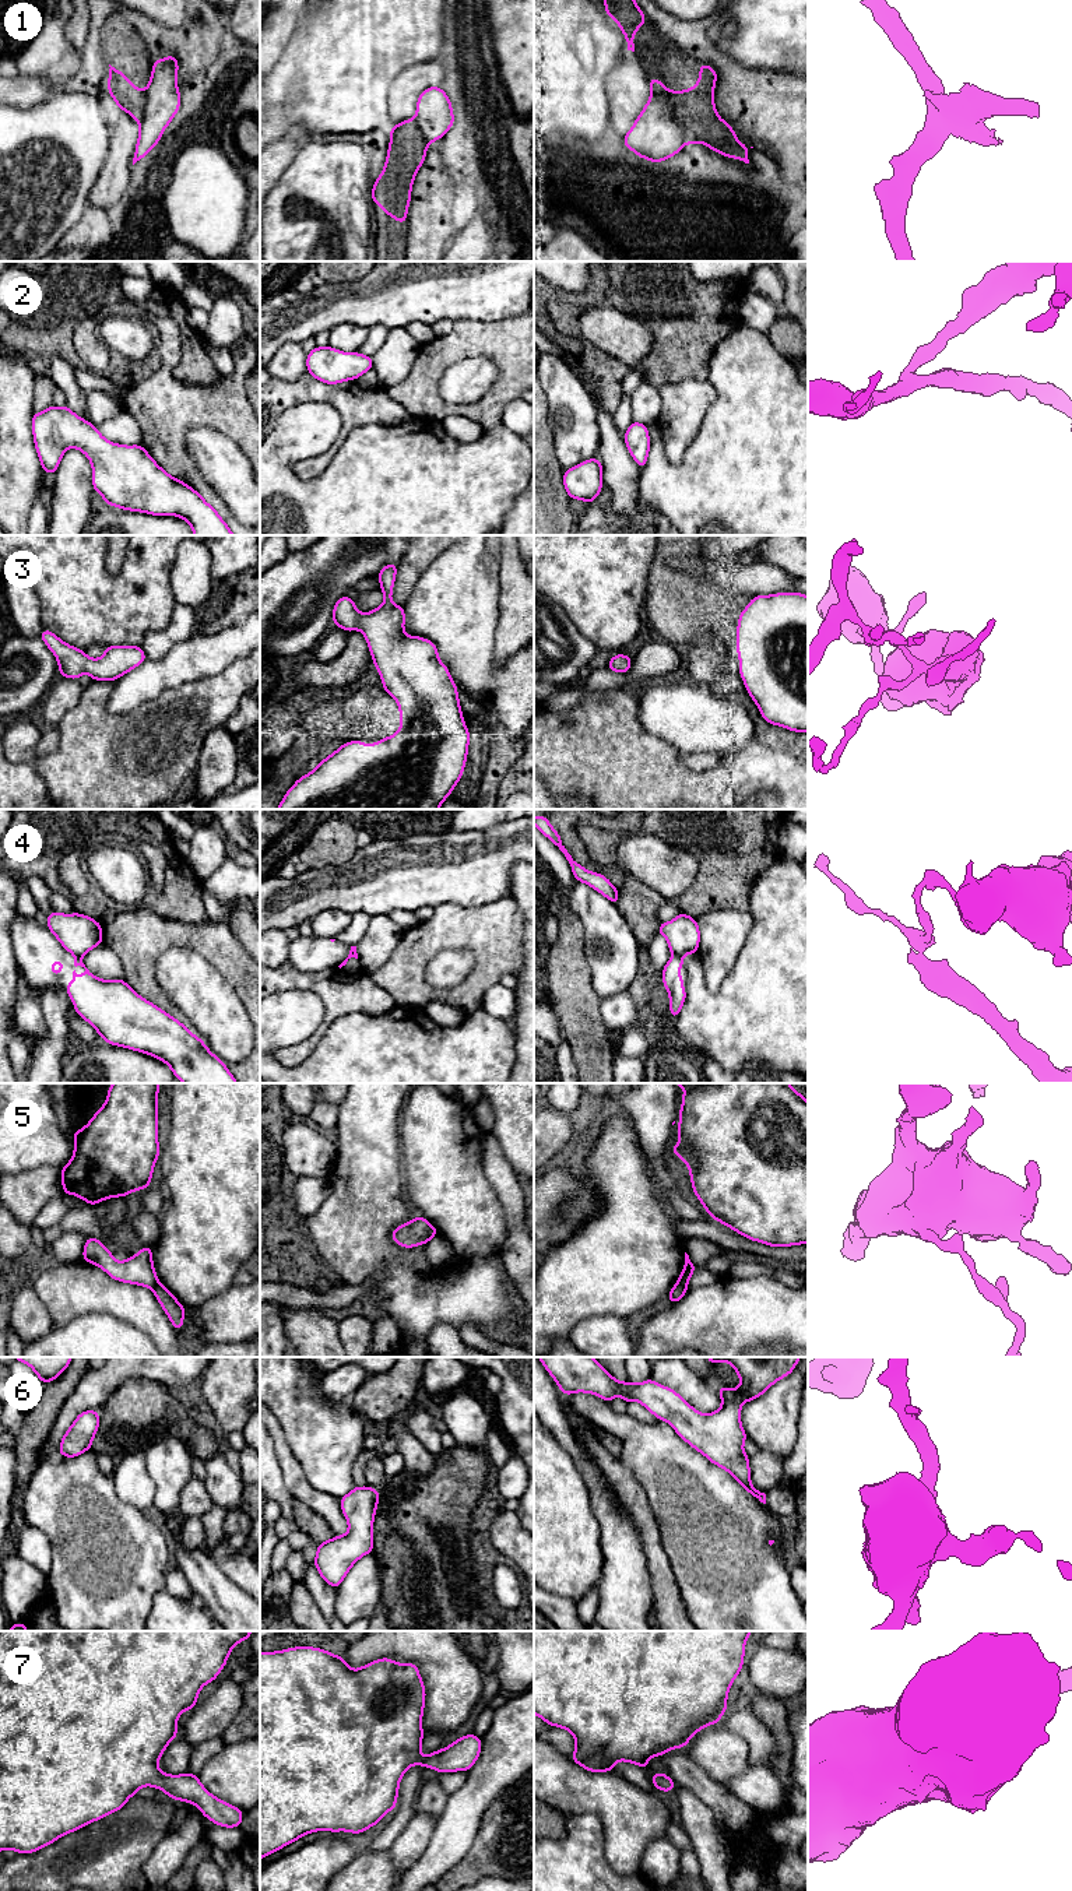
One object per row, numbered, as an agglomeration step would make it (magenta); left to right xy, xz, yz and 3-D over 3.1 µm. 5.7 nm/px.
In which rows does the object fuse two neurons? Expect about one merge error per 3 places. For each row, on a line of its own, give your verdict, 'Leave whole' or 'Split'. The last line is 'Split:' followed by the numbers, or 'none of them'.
1: Split
2: Leave whole
3: Leave whole
4: Split
5: Split
6: Leave whole
7: Leave whole
Split: 1, 4, 5

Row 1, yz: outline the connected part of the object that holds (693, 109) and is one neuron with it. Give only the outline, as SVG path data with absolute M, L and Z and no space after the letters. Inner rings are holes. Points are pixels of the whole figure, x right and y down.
M702 63L699 81L695 87L686 91L667 89L674 117L683 129L688 144L702 143L723 157L749 164L746 148L751 145L741 144L734 129L717 115L714 106L716 82L716 70Z

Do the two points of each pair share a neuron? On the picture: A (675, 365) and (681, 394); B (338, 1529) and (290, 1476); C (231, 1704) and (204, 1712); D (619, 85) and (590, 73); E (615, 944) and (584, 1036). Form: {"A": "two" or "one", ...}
{"A": "two", "B": "one", "C": "one", "D": "two", "E": "two"}

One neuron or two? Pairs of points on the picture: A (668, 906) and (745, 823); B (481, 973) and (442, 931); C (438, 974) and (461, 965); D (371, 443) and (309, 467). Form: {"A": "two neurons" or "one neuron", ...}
{"A": "two neurons", "B": "one neuron", "C": "one neuron", "D": "two neurons"}

